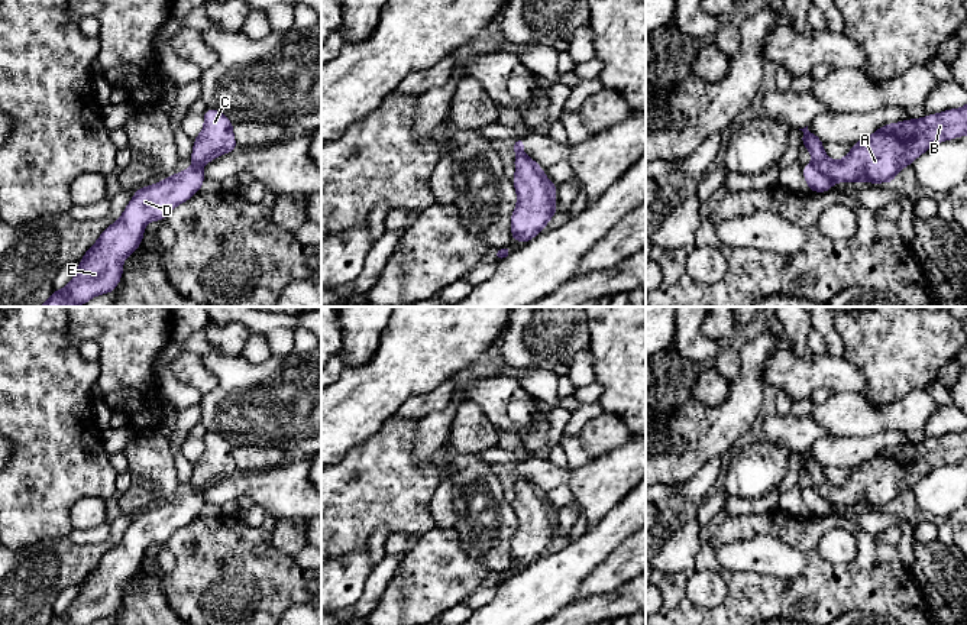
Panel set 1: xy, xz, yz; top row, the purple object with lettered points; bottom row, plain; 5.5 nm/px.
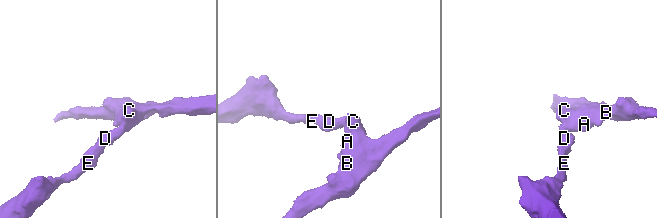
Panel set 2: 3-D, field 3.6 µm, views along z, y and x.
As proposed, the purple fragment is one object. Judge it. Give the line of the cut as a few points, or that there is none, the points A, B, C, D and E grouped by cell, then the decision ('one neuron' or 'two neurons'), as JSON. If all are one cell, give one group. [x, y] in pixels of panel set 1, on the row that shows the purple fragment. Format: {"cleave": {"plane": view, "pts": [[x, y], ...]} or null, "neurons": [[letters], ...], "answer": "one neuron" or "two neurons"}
{"cleave": {"plane": "yz", "pts": [[814, 162], [833, 183]]}, "neurons": [["A", "B", "C"], ["D", "E"]], "answer": "two neurons"}

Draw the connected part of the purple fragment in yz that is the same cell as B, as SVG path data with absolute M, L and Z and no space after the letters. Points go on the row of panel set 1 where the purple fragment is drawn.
M967 104L882 126L871 136L853 143L853 149L841 161L827 156L822 139L809 132L808 126L799 130L803 132L802 146L811 152L814 163L832 184L889 184L900 169L912 165L934 145L967 135Z

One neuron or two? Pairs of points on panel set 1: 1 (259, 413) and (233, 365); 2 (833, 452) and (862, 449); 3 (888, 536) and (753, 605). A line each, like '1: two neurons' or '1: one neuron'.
1: one neuron
2: one neuron
3: two neurons

